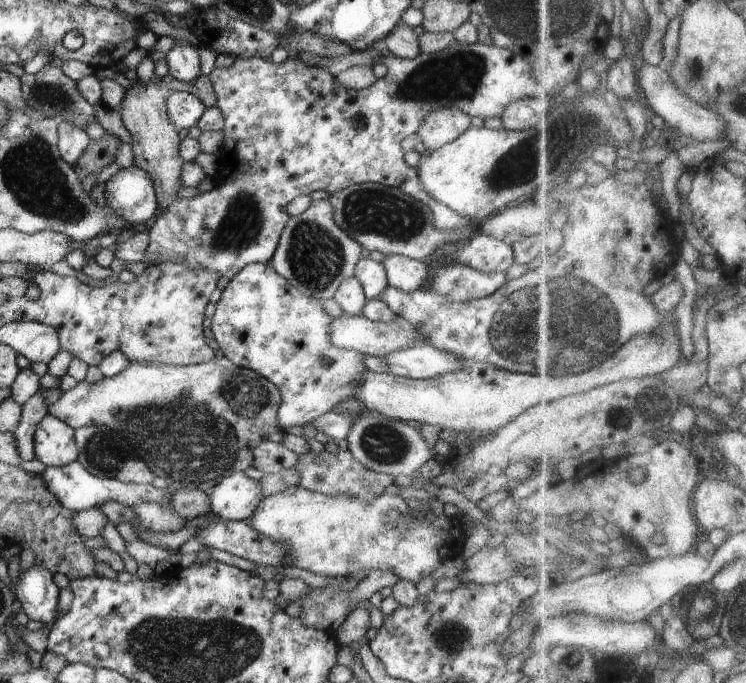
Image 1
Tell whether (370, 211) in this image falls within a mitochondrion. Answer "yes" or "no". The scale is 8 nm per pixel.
yes

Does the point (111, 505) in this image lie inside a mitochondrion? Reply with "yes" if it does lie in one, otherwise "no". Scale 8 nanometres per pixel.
no

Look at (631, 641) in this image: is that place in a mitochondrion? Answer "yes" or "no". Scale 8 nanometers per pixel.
no

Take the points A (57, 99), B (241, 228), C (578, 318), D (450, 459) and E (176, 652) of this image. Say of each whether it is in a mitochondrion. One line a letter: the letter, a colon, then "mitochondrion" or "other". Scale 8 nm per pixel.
A: mitochondrion
B: mitochondrion
C: mitochondrion
D: other
E: mitochondrion

